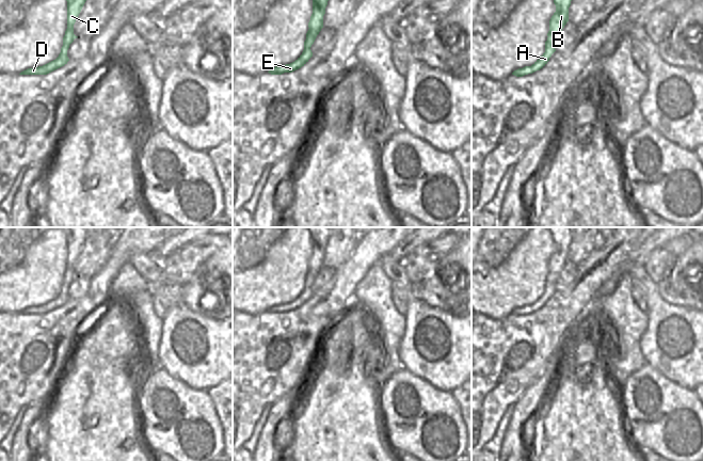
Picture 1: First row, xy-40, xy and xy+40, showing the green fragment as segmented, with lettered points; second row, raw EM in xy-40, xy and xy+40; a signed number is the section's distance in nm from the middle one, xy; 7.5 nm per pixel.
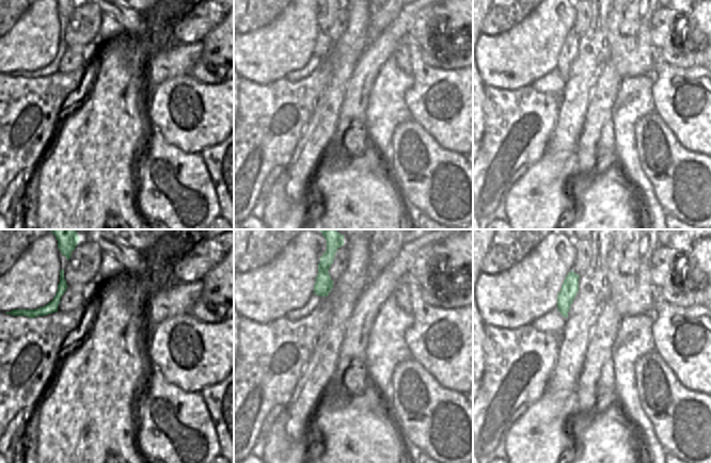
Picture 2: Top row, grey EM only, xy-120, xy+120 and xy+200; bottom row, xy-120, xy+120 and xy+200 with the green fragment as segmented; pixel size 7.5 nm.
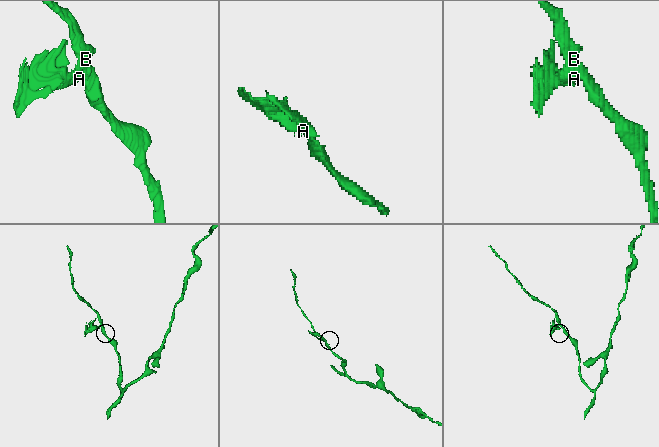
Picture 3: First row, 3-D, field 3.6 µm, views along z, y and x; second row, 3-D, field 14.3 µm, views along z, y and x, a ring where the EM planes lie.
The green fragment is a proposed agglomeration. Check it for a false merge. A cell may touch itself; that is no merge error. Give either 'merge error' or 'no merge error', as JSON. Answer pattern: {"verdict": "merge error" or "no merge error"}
{"verdict": "merge error"}

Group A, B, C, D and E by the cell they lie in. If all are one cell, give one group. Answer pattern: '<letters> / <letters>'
A D E / B C

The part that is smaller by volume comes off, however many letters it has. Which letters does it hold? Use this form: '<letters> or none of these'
A, D, E

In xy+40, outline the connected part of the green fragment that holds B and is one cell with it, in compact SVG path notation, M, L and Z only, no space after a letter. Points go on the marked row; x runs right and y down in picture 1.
M554 0L556 12L549 20L548 39L545 42L545 47L553 45L556 48L556 42L569 21L569 7L572 0Z

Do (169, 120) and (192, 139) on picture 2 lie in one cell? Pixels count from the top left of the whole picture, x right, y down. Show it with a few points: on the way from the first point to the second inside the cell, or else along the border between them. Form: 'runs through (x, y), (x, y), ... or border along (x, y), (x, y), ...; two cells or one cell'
runs through (174, 124), (187, 133); one cell

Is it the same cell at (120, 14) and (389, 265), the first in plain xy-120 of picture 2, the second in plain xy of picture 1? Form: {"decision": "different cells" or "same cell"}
{"decision": "same cell"}

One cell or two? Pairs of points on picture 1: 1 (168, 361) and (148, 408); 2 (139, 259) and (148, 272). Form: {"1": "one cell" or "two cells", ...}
{"1": "two cells", "2": "one cell"}

